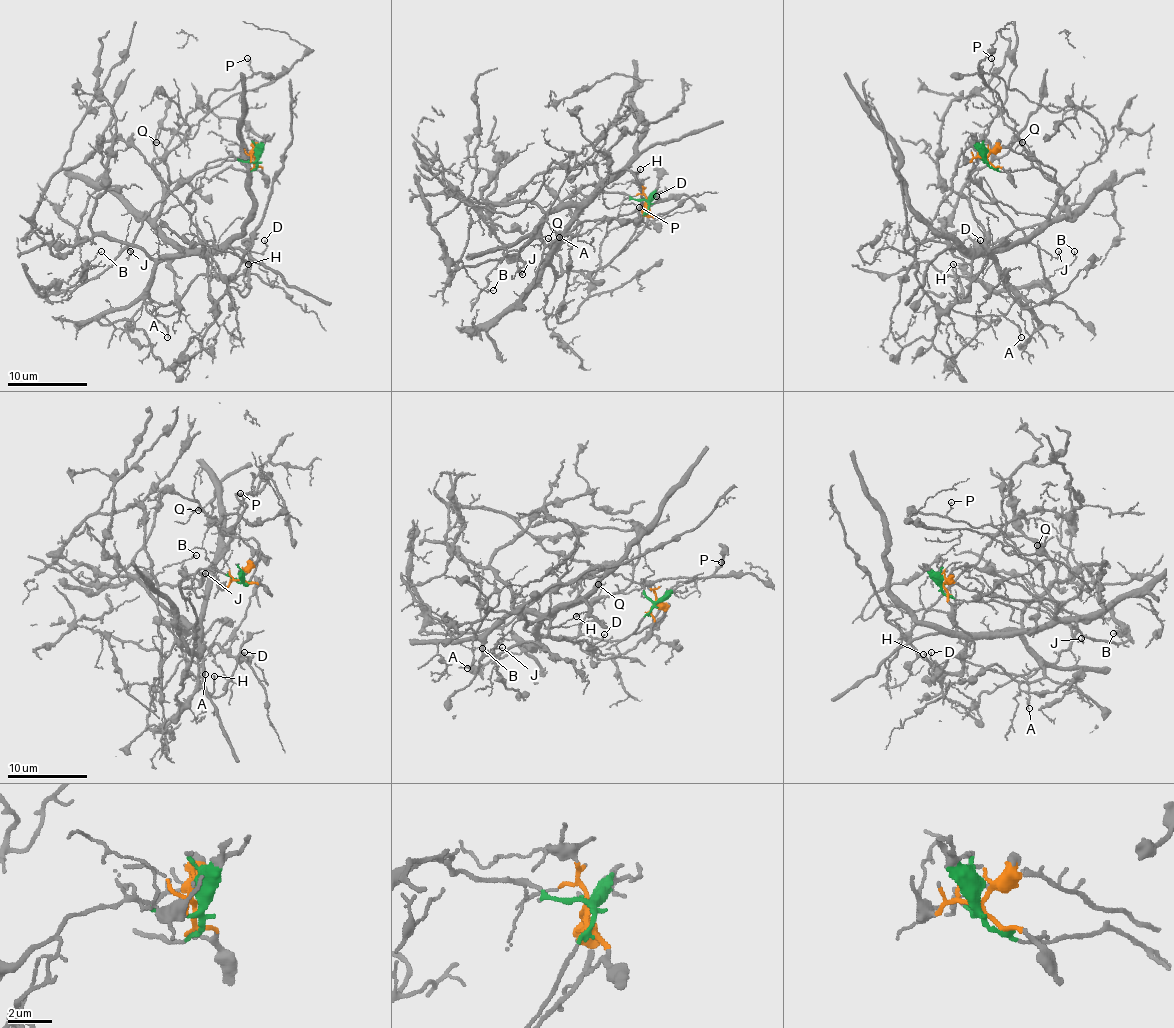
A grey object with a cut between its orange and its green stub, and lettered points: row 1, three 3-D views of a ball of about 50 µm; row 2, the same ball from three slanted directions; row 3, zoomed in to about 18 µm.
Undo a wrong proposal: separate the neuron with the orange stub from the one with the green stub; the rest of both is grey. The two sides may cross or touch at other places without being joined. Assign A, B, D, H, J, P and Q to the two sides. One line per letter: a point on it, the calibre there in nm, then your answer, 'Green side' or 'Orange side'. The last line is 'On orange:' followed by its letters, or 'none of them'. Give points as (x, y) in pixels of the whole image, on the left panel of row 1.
A: Place: (167, 337). Thickness 110 nm. Orange side
B: Place: (101, 251). Thickness 90 nm. Green side
D: Place: (264, 240). Thickness 120 nm. Orange side
H: Place: (248, 264). Thickness 100 nm. Orange side
J: Place: (130, 251). Thickness 110 nm. Green side
P: Place: (247, 58). Thickness 100 nm. Orange side
Q: Place: (156, 142). Thickness 120 nm. Orange side
On orange: A, D, H, P, Q

